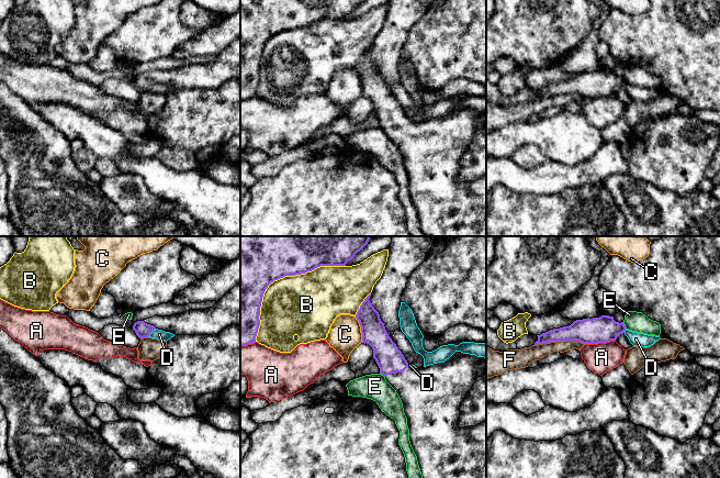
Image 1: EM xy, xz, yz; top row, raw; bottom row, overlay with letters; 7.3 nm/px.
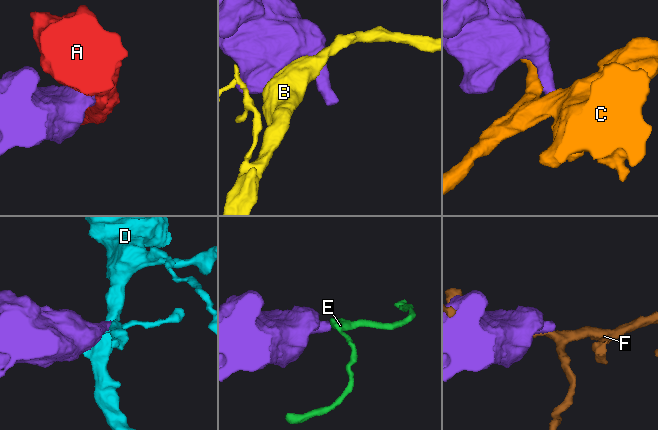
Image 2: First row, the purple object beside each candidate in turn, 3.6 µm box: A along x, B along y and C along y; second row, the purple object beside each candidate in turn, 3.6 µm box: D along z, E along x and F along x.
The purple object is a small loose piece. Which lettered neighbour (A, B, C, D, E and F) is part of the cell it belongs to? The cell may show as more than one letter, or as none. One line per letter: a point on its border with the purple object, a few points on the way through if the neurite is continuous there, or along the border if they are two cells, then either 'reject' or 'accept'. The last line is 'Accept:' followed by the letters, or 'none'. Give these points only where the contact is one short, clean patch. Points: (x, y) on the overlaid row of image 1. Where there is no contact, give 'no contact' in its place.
A: meets purple in yz at (599, 342); reject
B: meets purple in xz at (279, 278); reject
C: meets purple in xz at (361, 330); reject
D: meets purple in xy at (152, 331); reject
E: meets purple in yz at (623, 325); border along yz (622, 322), (626, 329); reject
F: meets purple in yz at (559, 341); reject
Accept: none

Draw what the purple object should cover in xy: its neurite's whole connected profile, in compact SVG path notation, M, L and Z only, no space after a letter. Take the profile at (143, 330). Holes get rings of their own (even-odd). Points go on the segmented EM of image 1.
M240 284L220 299L213 308L189 310L178 315L137 321L133 330L139 338L158 329L175 335L214 335L230 325L240 326Z

